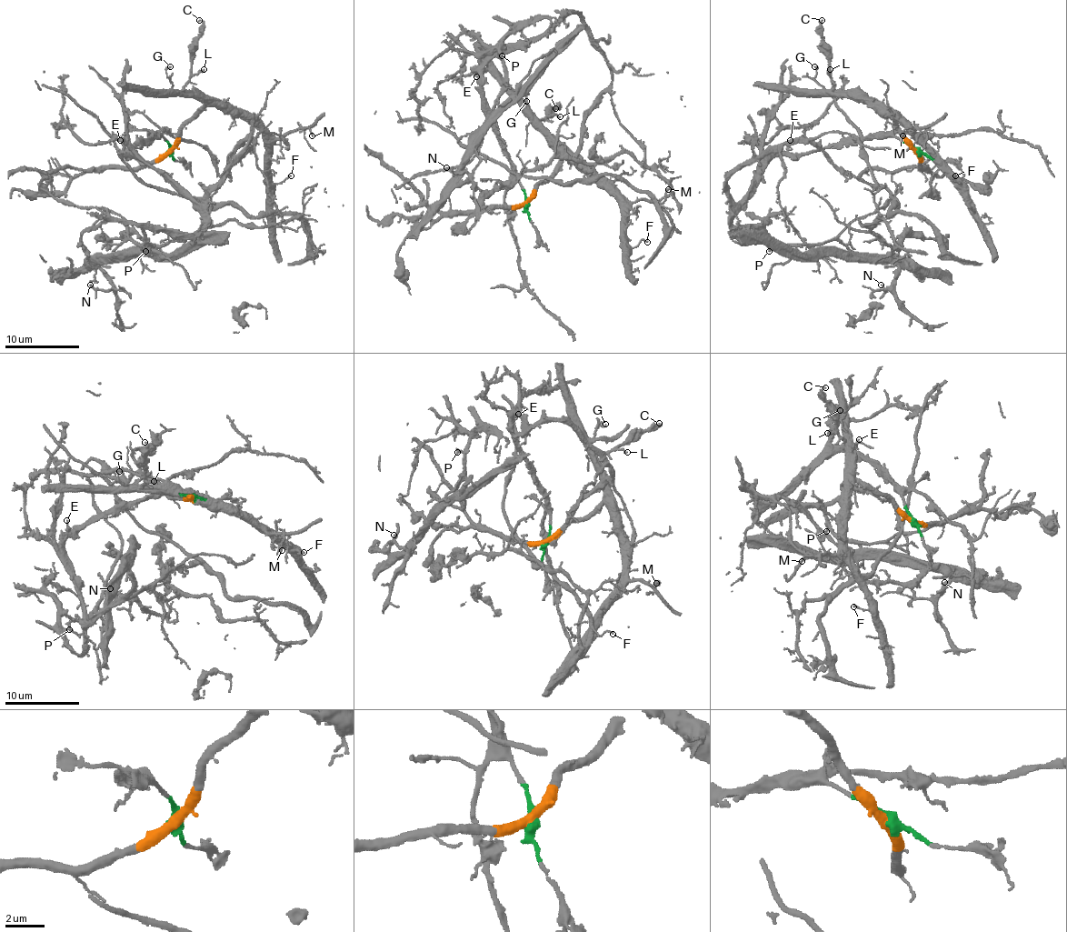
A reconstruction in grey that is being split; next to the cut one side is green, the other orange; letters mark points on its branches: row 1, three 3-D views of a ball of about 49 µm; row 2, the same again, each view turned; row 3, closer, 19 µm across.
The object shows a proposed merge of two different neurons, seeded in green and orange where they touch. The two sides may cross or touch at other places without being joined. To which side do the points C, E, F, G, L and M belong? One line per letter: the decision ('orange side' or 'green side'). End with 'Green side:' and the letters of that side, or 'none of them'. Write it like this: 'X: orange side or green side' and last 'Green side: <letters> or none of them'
C: orange side
E: green side
F: orange side
G: orange side
L: orange side
M: orange side
Green side: E

